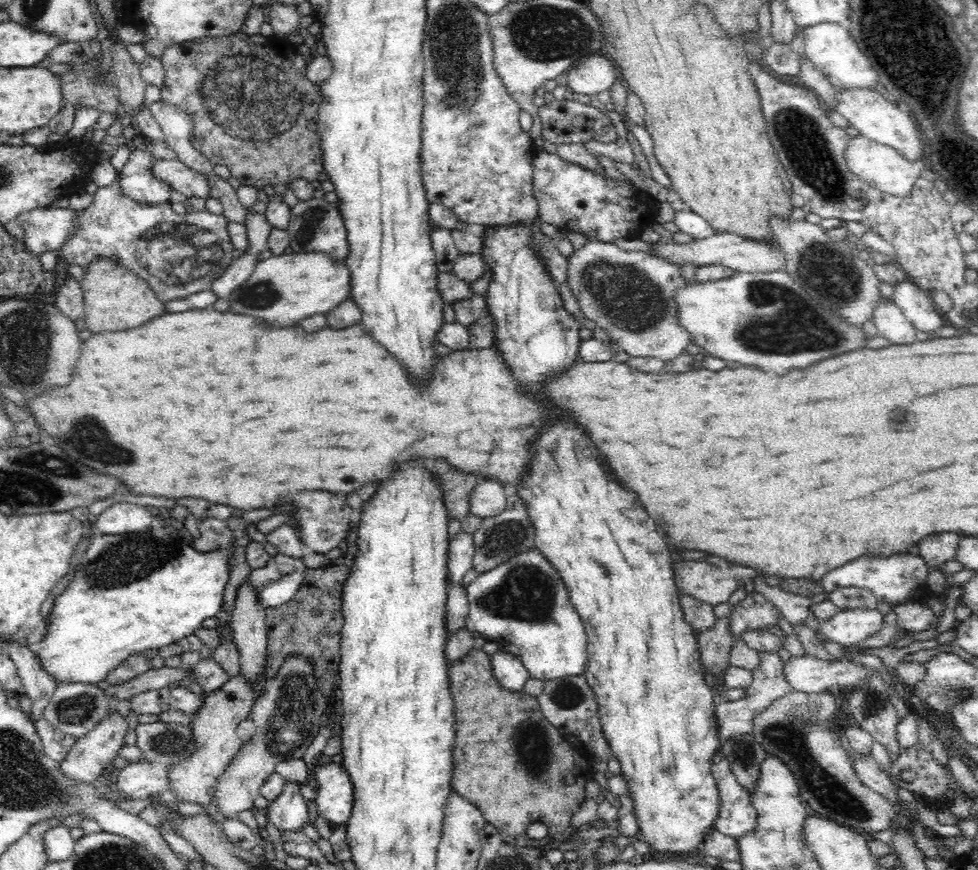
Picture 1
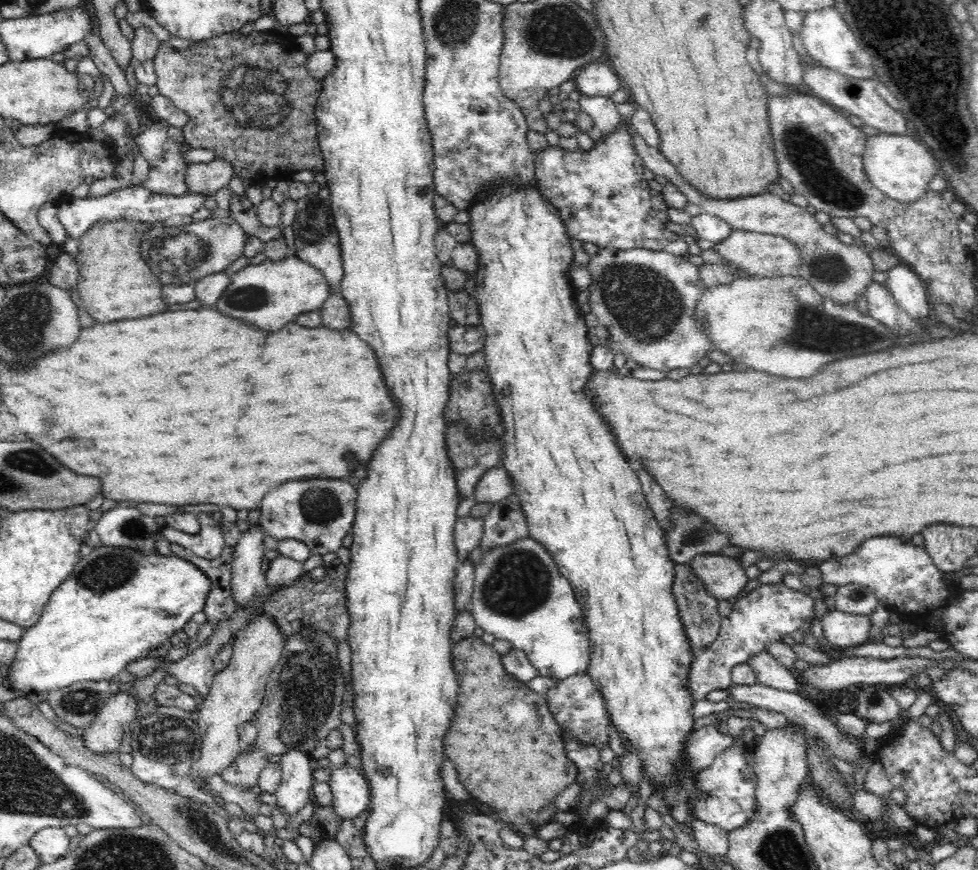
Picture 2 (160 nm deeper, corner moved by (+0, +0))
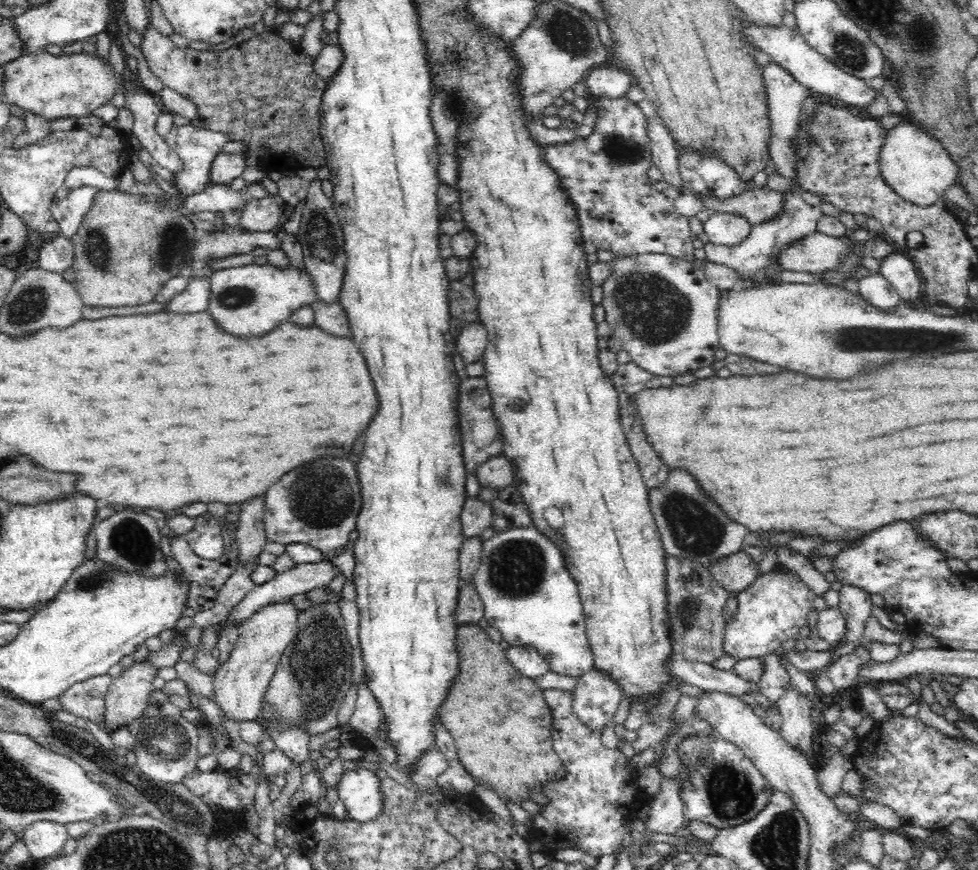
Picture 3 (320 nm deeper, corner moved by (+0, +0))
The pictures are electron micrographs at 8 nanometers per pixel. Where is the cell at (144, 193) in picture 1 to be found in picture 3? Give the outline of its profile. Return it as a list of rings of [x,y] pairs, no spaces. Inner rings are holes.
[[[192,124],[174,125],[165,136],[165,141],[174,153],[182,159],[182,170],[174,172],[175,187],[183,196],[193,196],[203,192],[210,182],[210,168],[222,146],[230,142],[230,135],[226,132],[214,132],[210,129],[198,128]]]

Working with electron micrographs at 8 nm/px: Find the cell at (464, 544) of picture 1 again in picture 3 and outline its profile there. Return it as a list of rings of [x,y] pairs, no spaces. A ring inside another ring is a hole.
[[[478,495],[467,497],[461,514],[464,537],[480,536],[492,526],[493,514],[491,501],[484,501]]]

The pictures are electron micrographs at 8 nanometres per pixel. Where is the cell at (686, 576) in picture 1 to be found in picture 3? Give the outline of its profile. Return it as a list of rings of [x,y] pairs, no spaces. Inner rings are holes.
[[[736,552],[716,560],[708,570],[719,585],[733,594],[746,590],[759,577],[758,563],[746,552]]]

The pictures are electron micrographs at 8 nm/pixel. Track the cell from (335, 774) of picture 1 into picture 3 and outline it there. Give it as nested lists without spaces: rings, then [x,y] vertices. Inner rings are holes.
[[[361,767],[345,771],[336,788],[348,818],[365,823],[382,814],[380,778],[374,771]]]

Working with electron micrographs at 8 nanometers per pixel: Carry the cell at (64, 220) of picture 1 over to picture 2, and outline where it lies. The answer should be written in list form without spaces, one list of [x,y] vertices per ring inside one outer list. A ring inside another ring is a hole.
[[[134,183],[126,188],[114,190],[107,196],[98,196],[98,198],[72,198],[70,201],[59,203],[57,216],[65,228],[67,236],[79,238],[82,233],[97,222],[110,222],[118,219],[135,220],[145,222],[163,222],[168,220],[174,214],[180,216],[191,216],[197,210],[204,206],[207,198],[211,196],[204,196],[202,194],[184,194],[184,196],[166,196],[154,194],[144,188],[142,185]]]

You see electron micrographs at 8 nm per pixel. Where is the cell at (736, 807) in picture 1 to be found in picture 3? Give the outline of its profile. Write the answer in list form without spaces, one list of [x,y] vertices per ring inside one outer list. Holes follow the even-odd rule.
[[[687,735],[678,744],[676,752],[681,762],[689,766],[687,779],[679,786],[687,822],[698,820],[719,829],[736,827],[762,812],[775,790],[746,753],[723,738]]]

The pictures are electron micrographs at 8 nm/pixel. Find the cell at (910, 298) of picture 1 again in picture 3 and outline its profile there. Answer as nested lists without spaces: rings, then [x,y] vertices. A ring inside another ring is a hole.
[[[895,250],[880,261],[879,273],[888,279],[902,301],[912,304],[920,298],[923,280],[918,276],[918,269],[910,257]]]

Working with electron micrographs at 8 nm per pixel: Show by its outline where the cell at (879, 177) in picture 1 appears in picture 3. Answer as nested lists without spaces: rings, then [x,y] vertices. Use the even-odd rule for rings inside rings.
[[[903,122],[887,130],[882,150],[878,154],[878,167],[882,179],[896,194],[918,206],[930,206],[940,199],[945,199],[946,191],[952,184],[958,185],[960,176],[958,163],[944,150],[942,144],[938,144],[938,140],[934,140],[934,136],[926,134],[914,124]]]

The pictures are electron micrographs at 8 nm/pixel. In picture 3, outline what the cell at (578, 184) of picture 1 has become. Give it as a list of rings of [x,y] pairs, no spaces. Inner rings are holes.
[[[598,97],[595,107],[597,119],[592,123],[592,134],[583,139],[576,137],[567,143],[546,145],[542,150],[544,161],[558,173],[562,189],[576,207],[582,237],[593,242],[597,250],[607,250],[619,257],[658,253],[694,261],[694,237],[688,217],[676,210],[673,200],[652,188],[652,182],[646,175],[648,168],[653,165],[646,116],[635,102],[626,97]]]

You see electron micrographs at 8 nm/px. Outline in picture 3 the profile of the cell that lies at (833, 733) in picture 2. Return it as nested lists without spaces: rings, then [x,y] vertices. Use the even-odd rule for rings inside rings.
[[[671,654],[668,662],[668,673],[674,679],[680,678],[683,682],[698,686],[704,691],[726,693],[741,698],[748,693],[760,693],[759,686],[752,684],[733,671],[718,670],[704,662],[692,662],[679,654]]]

